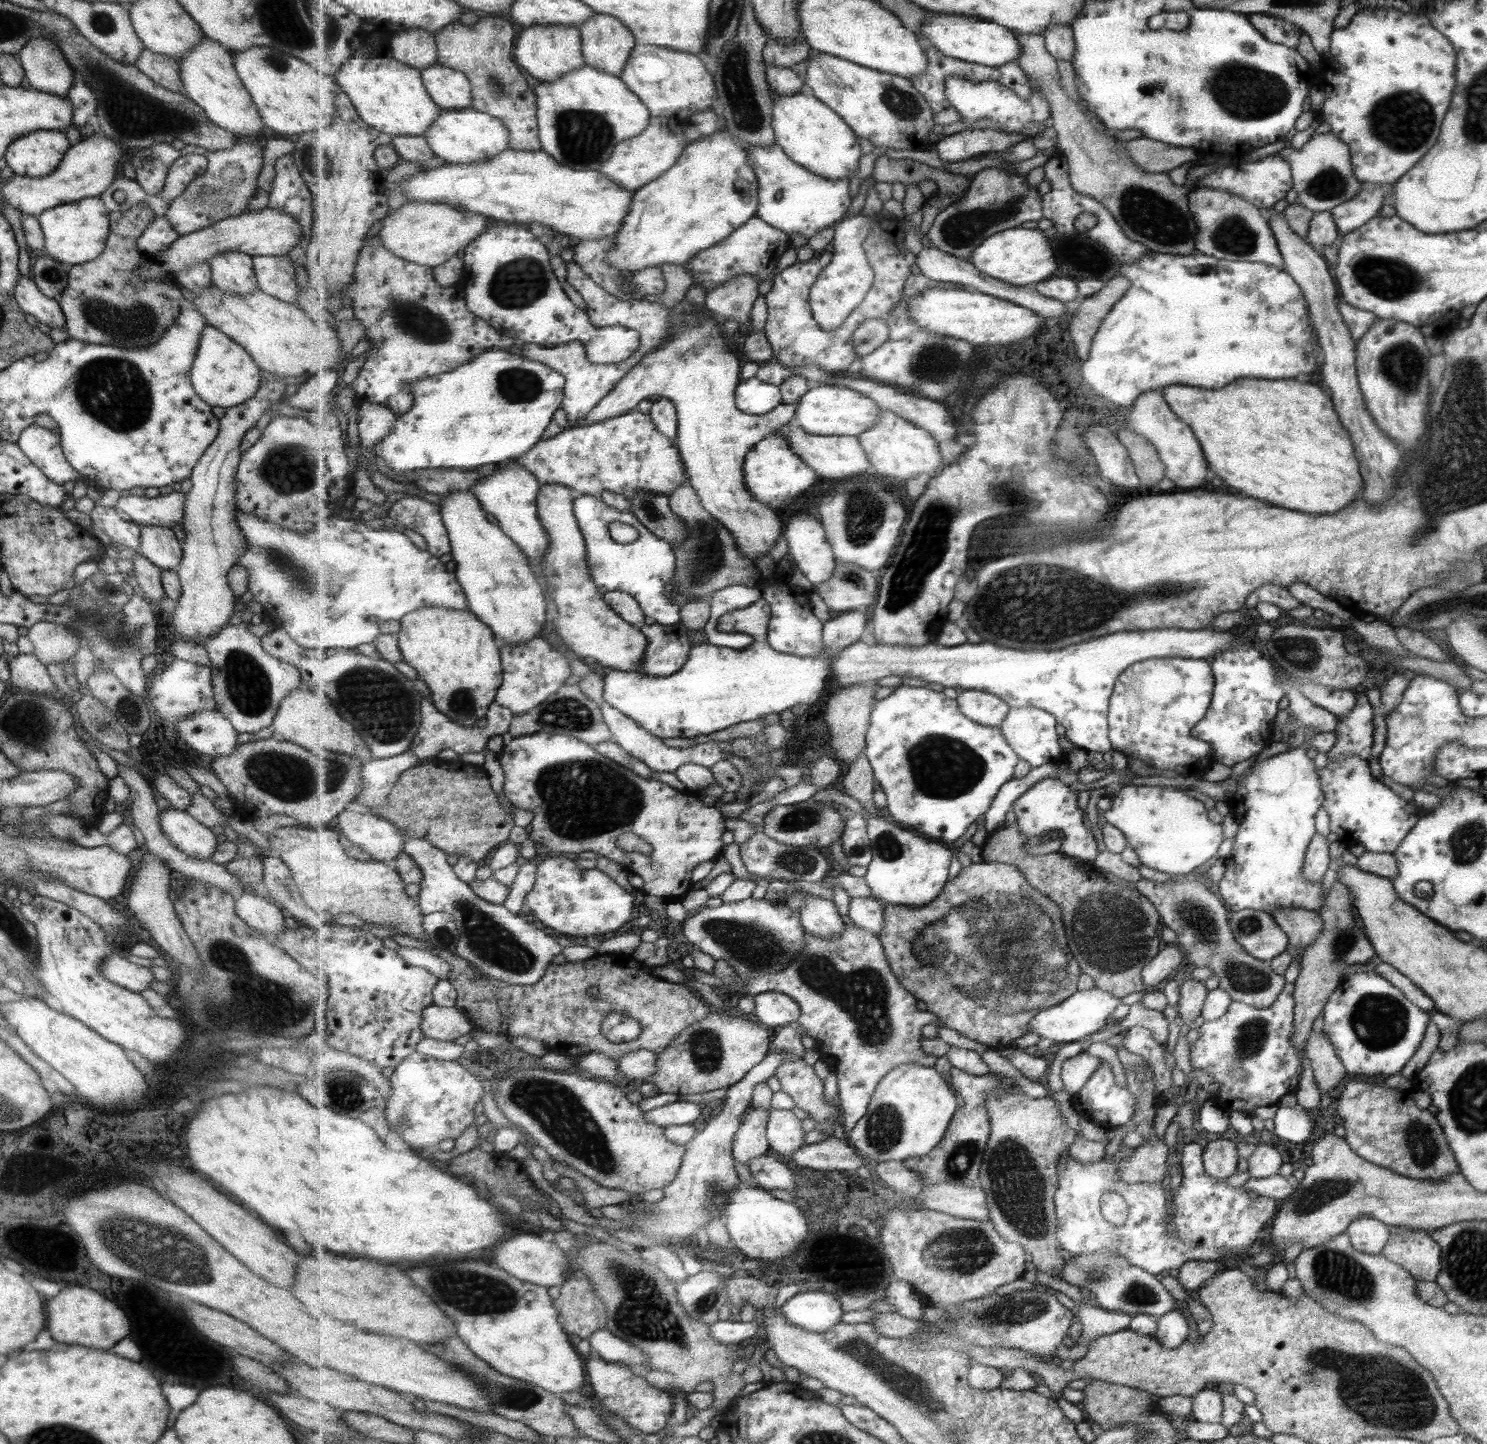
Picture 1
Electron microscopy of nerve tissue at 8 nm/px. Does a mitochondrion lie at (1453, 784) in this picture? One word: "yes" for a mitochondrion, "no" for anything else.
no

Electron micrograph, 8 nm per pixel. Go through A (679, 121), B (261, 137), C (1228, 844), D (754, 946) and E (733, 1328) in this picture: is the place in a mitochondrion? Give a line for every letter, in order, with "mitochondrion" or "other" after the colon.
A: other
B: other
C: other
D: mitochondrion
E: other

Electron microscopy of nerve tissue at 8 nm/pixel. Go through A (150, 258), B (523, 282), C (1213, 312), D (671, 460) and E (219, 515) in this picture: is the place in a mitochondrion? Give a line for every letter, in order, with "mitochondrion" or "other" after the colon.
A: other
B: mitochondrion
C: other
D: other
E: other

